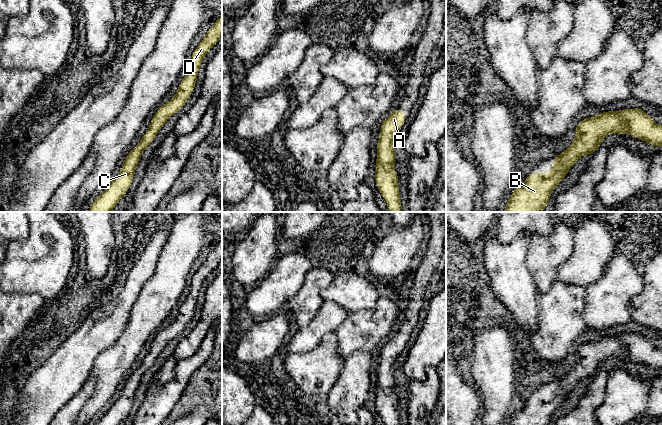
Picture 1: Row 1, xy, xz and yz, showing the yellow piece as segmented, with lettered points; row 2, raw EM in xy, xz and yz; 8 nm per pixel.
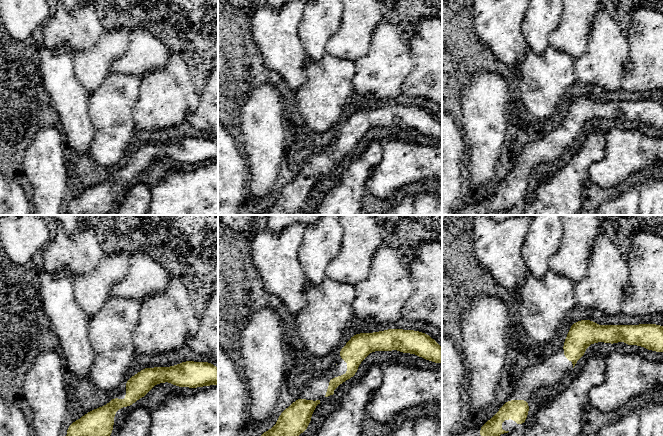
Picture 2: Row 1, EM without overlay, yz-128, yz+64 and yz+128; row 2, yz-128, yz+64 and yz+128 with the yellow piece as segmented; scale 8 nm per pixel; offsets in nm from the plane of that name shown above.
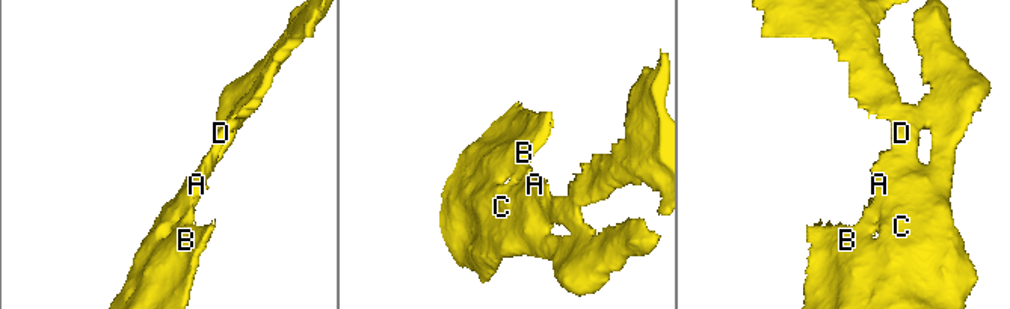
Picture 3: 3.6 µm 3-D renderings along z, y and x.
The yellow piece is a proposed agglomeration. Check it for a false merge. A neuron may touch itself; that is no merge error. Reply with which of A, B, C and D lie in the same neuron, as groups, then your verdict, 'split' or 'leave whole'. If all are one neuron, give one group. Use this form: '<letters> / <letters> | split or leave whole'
A B C D | leave whole

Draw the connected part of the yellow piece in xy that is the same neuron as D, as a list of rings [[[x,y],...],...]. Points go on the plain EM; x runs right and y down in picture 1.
[[[222,237],[216,247],[208,254],[201,267],[194,273],[190,291],[184,303],[179,307],[176,319],[156,335],[151,344],[150,352],[145,356],[141,365],[125,381],[119,398],[94,425],[120,425],[123,422],[133,405],[135,393],[140,386],[142,376],[154,365],[157,357],[167,344],[180,335],[191,321],[200,289],[205,279],[221,261]]]

